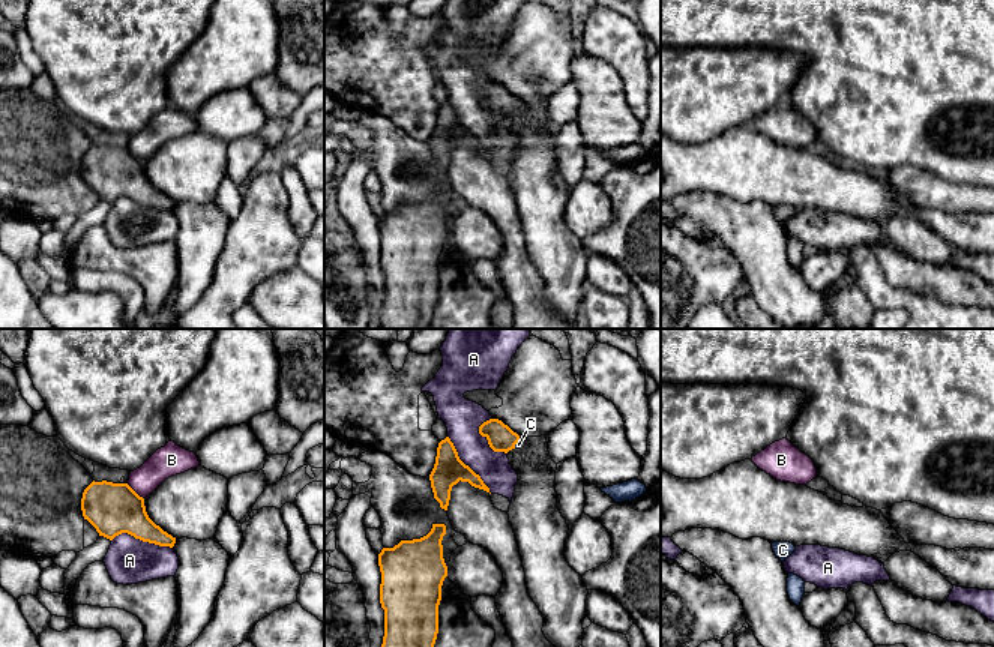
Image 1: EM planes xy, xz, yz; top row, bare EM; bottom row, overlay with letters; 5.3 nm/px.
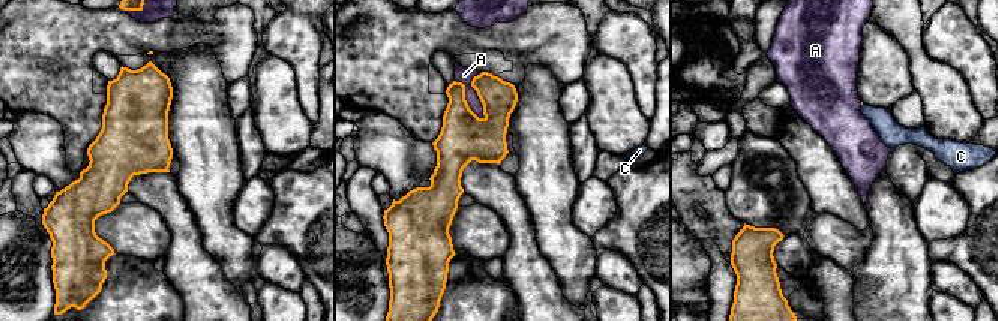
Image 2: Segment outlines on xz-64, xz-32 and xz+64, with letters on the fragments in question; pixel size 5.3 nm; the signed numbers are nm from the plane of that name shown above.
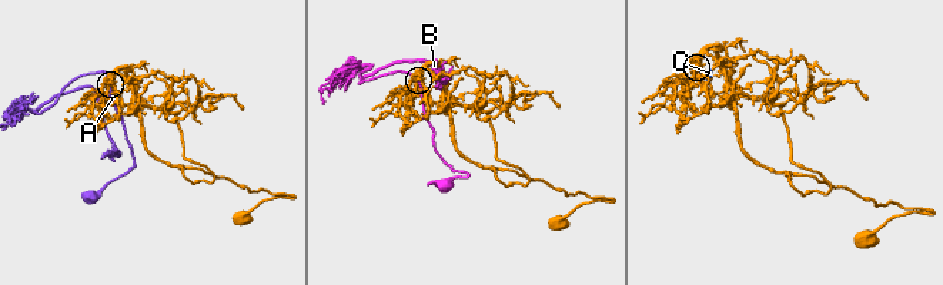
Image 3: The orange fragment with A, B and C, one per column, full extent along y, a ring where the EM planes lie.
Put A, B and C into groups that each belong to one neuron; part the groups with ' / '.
A / B / C

